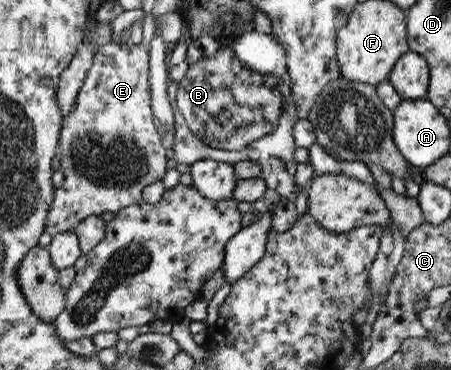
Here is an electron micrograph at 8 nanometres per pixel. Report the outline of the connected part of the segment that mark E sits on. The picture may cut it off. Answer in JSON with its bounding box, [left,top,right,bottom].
[45,41,166,236]

